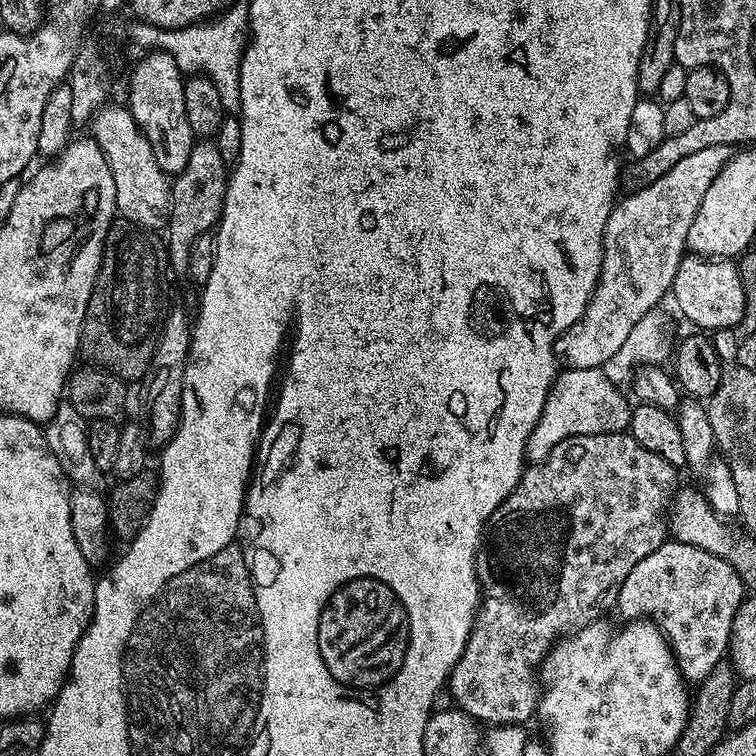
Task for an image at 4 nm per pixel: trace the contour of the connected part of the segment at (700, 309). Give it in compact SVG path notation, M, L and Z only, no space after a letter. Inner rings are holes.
M685 254L678 266L678 274L674 274L670 296L676 299L677 310L690 323L697 324L700 330L733 328L744 313L744 287L740 281L740 269L728 258Z

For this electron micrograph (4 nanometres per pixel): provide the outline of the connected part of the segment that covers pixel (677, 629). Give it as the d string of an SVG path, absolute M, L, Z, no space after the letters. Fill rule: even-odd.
M666 542L646 554L626 574L626 582L622 582L616 593L614 605L625 621L651 620L668 639L681 676L685 681L699 682L725 659L732 638L732 623L744 599L746 589L734 566L706 550Z

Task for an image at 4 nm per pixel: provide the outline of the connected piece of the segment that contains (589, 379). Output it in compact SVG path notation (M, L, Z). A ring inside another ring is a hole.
M565 367L552 384L552 392L546 400L546 406L542 410L542 418L534 426L530 438L526 444L526 460L529 465L541 464L546 458L550 458L550 452L560 442L566 442L566 438L575 436L593 436L603 432L628 432L628 423L632 417L633 405L628 404L629 397L619 387L613 385L603 368L569 368Z

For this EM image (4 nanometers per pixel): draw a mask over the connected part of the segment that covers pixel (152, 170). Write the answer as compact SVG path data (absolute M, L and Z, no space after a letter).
M109 103L100 108L92 118L90 125L91 139L106 154L110 174L114 174L117 213L127 223L136 224L142 230L163 229L168 223L168 212L172 208L172 189L169 177L158 166L154 150L136 125L136 120L127 107Z

